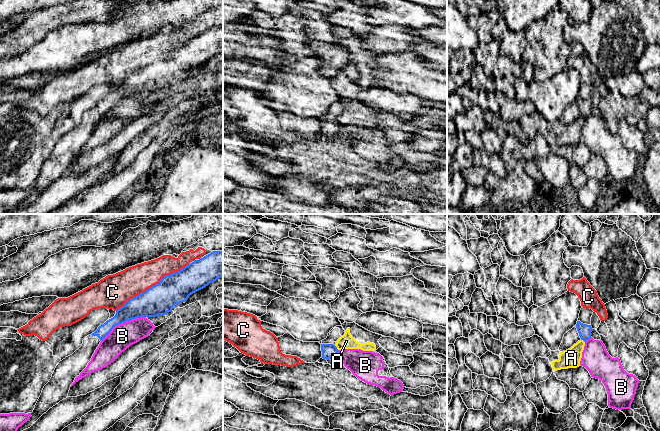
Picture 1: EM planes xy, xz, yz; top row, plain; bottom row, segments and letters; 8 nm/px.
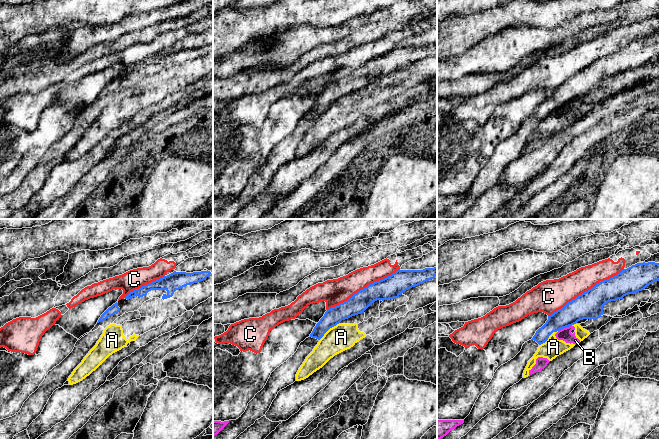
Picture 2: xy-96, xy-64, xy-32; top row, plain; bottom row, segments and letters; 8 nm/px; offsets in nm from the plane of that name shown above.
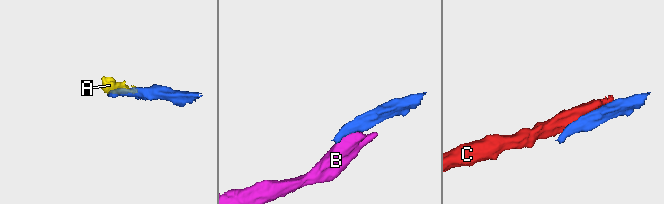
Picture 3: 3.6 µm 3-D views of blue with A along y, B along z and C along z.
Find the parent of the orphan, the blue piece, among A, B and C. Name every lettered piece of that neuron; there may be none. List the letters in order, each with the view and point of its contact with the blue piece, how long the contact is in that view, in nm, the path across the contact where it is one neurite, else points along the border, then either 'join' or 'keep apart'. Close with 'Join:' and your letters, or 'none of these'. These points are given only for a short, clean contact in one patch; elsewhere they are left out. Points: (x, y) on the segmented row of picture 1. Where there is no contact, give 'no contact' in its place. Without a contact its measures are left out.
A: contact xz (336, 348); length 60 nm; border xz (334, 345), (338, 350); keep apart
B: contact xy (122, 322); length 420 nm; border xy (145, 316), (117, 324), (101, 341); keep apart
C: contact xy (152, 286); length 700 nm; keep apart
Join: none of these

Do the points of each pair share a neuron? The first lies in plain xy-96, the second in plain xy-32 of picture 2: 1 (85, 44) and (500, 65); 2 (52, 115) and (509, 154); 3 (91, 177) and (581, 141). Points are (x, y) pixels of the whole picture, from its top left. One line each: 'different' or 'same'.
1: same
2: different
3: same

